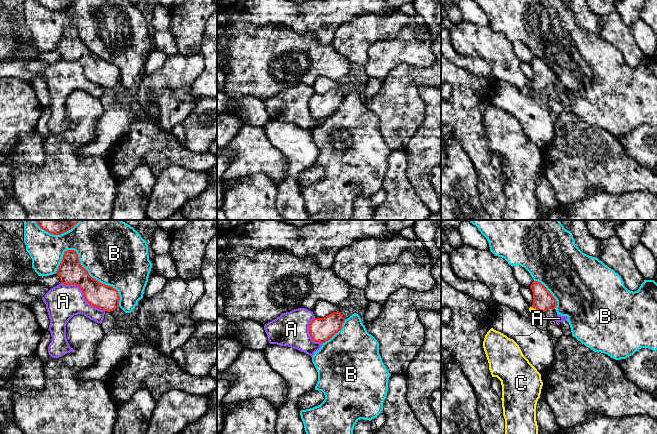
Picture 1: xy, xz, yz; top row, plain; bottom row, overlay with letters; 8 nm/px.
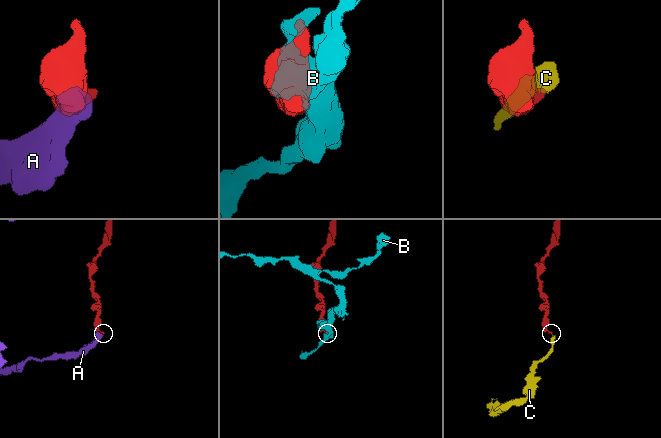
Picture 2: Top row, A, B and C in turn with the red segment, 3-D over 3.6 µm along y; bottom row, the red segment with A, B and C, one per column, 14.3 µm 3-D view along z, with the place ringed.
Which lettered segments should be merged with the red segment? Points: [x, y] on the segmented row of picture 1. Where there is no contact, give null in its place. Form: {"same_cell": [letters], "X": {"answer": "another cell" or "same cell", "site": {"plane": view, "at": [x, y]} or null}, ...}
{"same_cell": ["C"], "A": {"answer": "another cell", "site": {"plane": "xy", "at": [84, 295]}}, "B": {"answer": "another cell", "site": {"plane": "xy", "at": [93, 278]}}, "C": {"answer": "same cell", "site": {"plane": "yz", "at": [536, 309]}}}

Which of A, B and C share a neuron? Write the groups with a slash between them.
A / B / C

